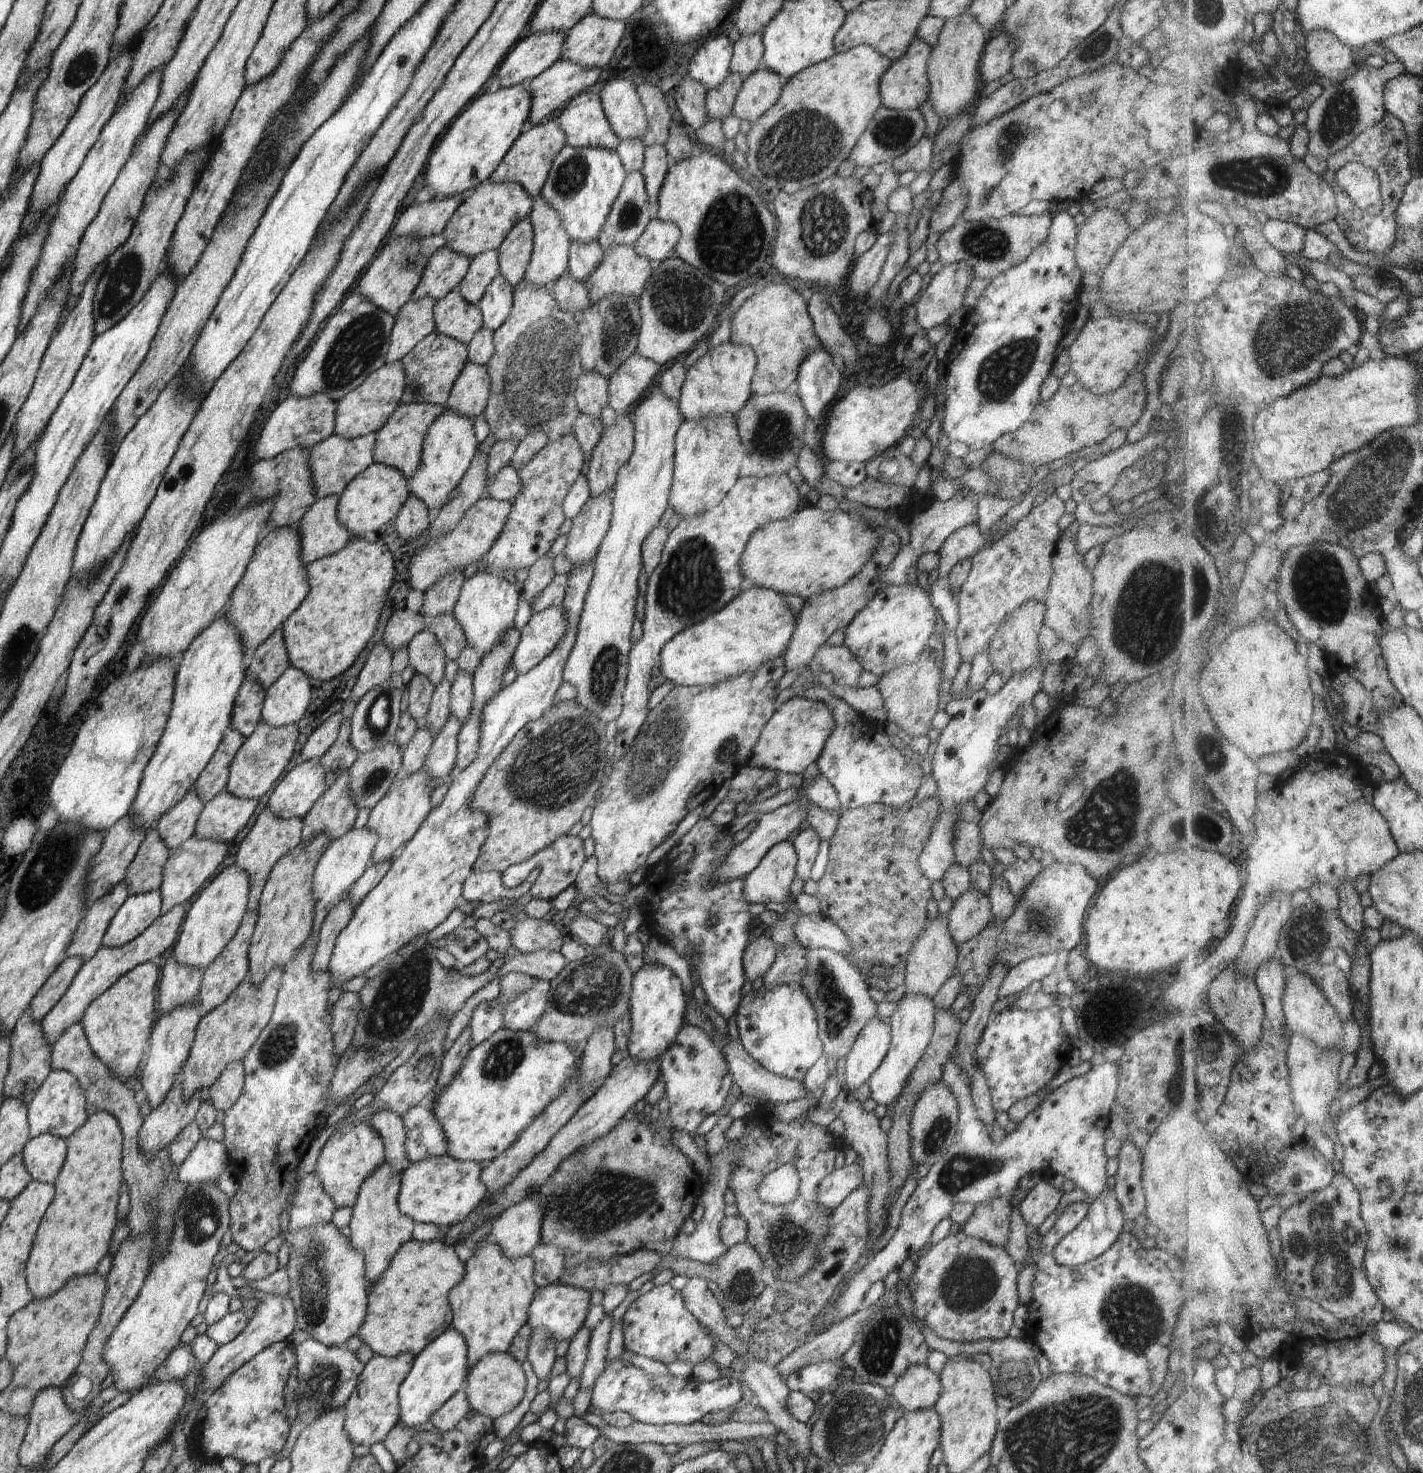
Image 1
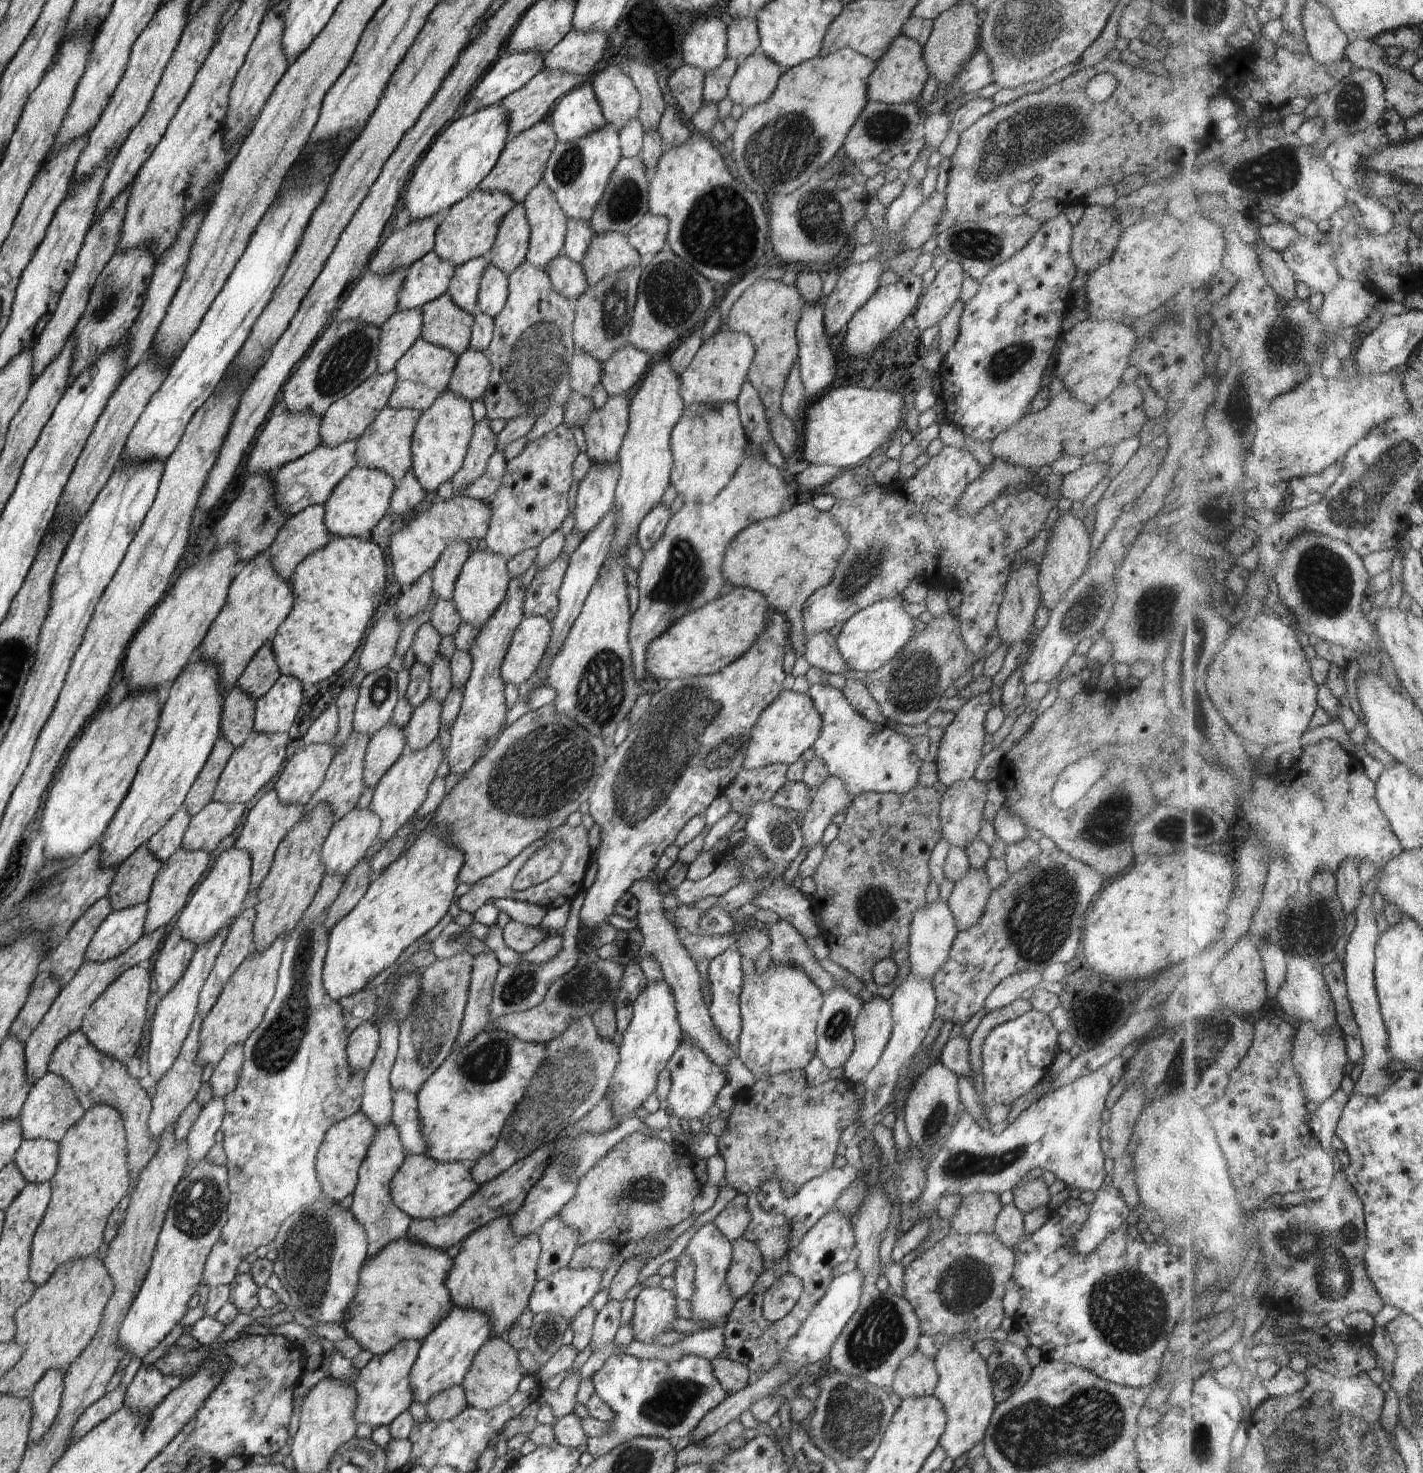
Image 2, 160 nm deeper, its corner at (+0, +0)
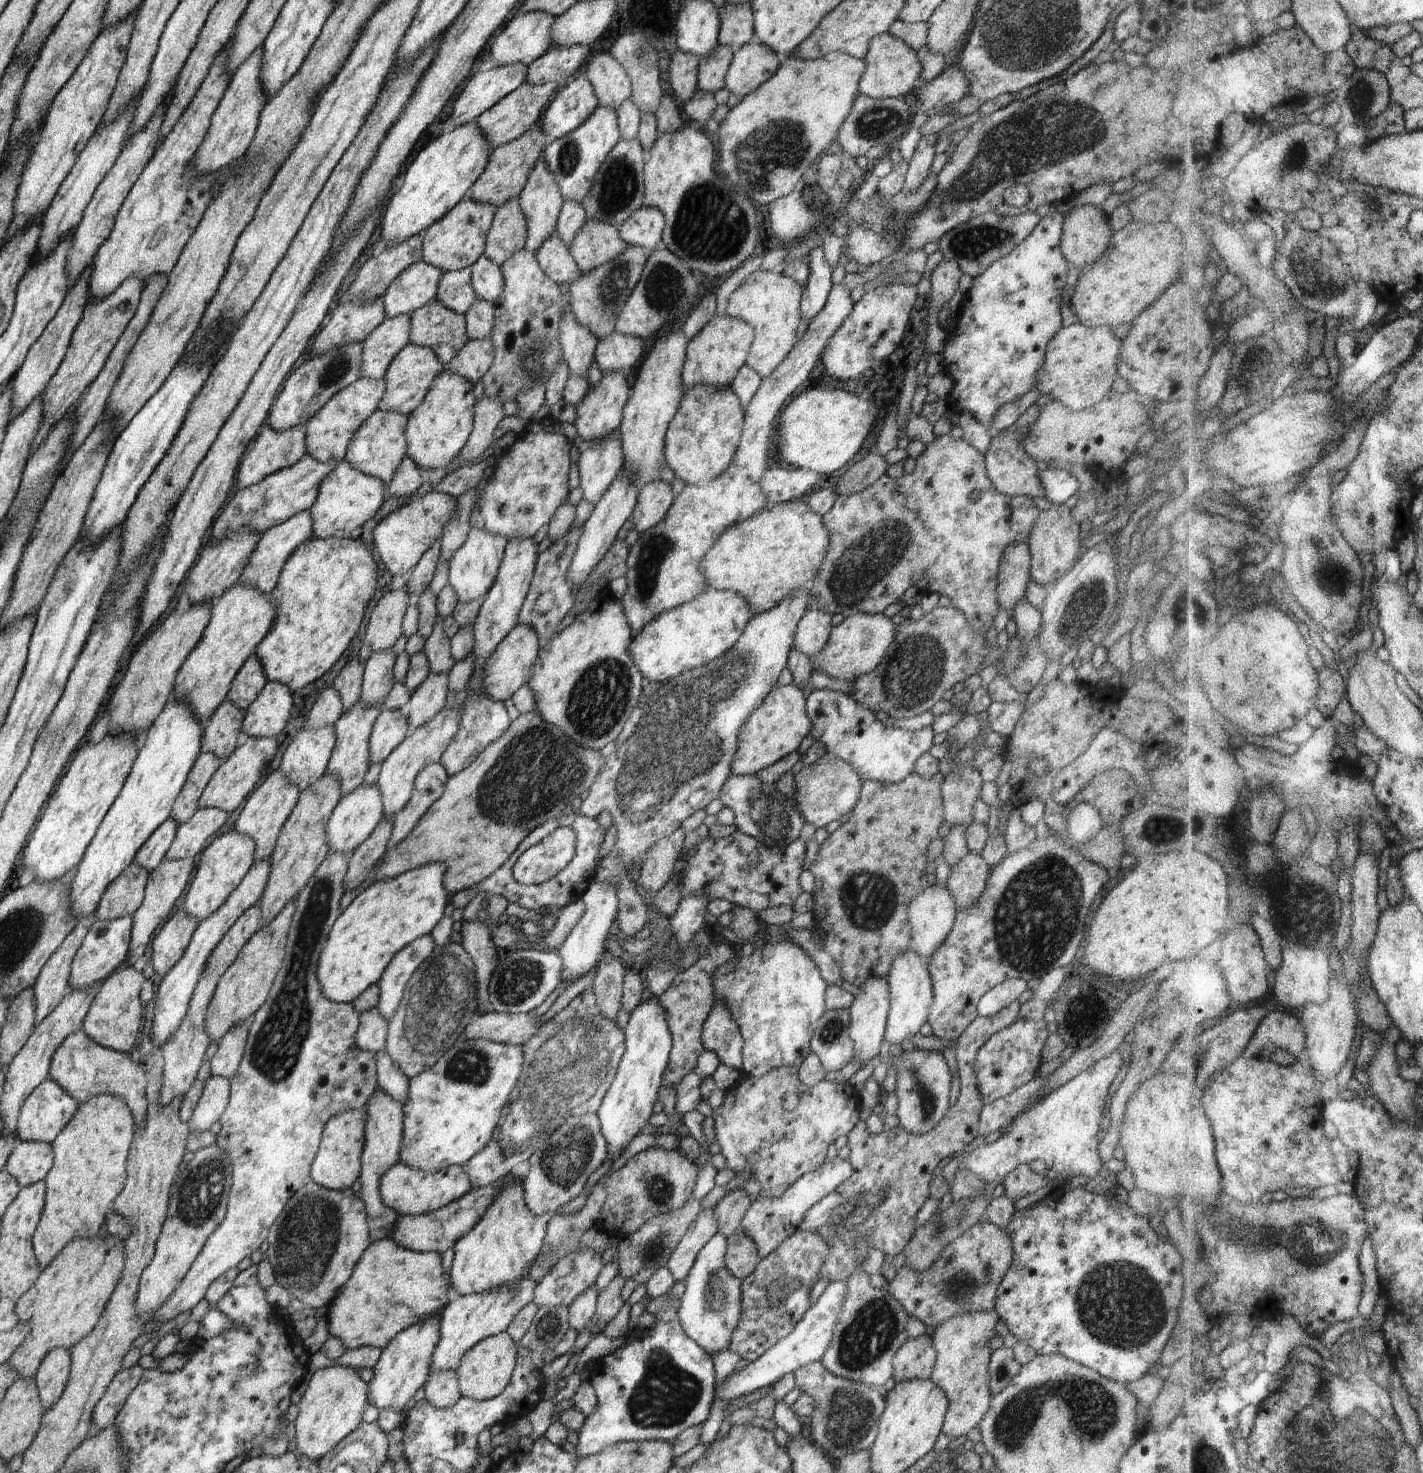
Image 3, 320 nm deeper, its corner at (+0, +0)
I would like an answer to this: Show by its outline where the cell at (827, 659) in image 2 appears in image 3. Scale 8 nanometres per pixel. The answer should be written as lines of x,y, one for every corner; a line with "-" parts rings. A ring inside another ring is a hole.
807,608
797,624
793,642
795,648
814,658
829,639
833,627
830,621
831,614

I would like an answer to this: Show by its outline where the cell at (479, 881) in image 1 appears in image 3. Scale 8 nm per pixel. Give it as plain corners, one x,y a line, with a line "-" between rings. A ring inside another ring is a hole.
568,827
546,835
518,857
514,867
516,882
537,885
554,878
574,858
575,844
575,832

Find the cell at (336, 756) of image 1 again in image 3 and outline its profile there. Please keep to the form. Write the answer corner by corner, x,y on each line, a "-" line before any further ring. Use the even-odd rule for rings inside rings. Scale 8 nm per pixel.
358,659
349,660
342,670
338,671
333,687
338,691
343,702
343,710
347,711
361,698
361,684
365,663

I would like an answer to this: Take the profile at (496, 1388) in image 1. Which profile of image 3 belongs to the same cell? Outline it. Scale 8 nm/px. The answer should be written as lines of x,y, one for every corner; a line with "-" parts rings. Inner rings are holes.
507,1332
489,1336
468,1350
455,1370
462,1397
481,1401
498,1396
510,1382
517,1357
518,1344

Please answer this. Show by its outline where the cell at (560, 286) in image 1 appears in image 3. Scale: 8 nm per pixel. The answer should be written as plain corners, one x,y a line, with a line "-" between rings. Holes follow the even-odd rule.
556,232
545,238
535,252
535,257
542,272
559,285
564,283
570,285
582,274
580,267
572,258
567,244

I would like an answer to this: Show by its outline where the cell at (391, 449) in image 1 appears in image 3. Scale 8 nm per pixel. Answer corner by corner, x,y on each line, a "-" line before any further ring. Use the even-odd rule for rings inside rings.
376,409
360,425
360,428
356,429
347,446
344,459
353,465
356,470
379,478
384,484
389,484
400,461
407,456
408,443
405,430
408,419
408,415
396,411

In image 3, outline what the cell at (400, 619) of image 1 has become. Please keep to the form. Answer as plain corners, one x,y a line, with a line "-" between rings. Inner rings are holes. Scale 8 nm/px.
436,539
427,552
422,554
419,563
405,576
406,588
413,600
420,596
426,587
430,586
440,554
441,543

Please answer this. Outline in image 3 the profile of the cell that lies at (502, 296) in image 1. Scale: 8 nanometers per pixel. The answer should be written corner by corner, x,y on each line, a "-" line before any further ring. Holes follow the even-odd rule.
482,255
471,266
471,285
478,299
493,304
501,296
505,285
501,268

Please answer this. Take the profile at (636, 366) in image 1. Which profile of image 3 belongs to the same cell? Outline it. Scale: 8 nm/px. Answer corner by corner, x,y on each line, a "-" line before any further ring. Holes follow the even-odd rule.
614,332
609,337
597,339
594,360
601,372
620,371
624,376
644,354
644,340

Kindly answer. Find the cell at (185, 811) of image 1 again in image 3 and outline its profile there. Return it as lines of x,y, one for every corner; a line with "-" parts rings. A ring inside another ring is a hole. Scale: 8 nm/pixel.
168,819
158,826
150,838
140,847
133,862
144,870
152,872
165,858
170,848
177,828
180,825
174,819

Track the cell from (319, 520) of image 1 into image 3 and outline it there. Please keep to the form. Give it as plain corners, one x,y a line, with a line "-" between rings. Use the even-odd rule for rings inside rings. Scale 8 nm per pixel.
309,510
302,511
283,523
265,530
261,534
260,540
256,543
253,553
250,553
249,561
245,564
241,577
237,580
237,584
244,585
245,587
253,587
262,594
270,596
272,590
277,585
280,571
286,559
294,552
294,549
297,549
298,545
312,538
312,536
312,517

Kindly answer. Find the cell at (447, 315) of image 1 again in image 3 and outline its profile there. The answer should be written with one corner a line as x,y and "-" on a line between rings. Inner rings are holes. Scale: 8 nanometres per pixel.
436,298
410,315
410,343
431,348
445,366
469,341
465,316
446,308

